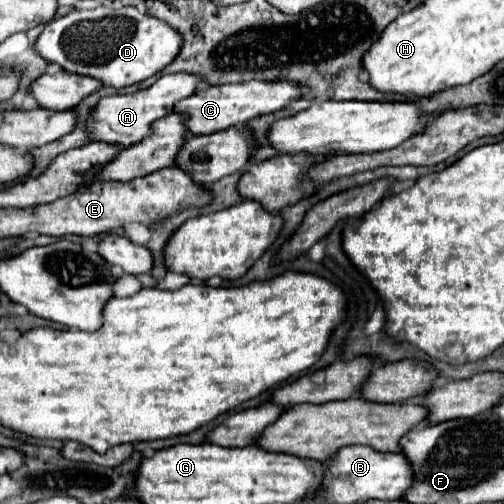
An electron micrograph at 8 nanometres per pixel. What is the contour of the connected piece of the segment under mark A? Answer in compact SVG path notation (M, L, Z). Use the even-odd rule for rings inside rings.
M174 73L174 75L162 75L148 89L104 97L98 101L92 117L88 119L88 137L94 141L106 141L106 143L118 143L122 147L130 147L142 141L144 137L152 135L152 123L156 119L170 115L174 111L176 101L190 97L198 87L202 87L202 81L204 81L202 75Z

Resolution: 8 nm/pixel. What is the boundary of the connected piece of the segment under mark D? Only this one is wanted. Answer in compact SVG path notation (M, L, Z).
M100 5L90 11L70 11L60 19L52 19L40 33L34 49L68 73L88 75L112 87L124 87L140 83L170 65L182 49L182 33L160 19L140 13L136 7L114 9Z

